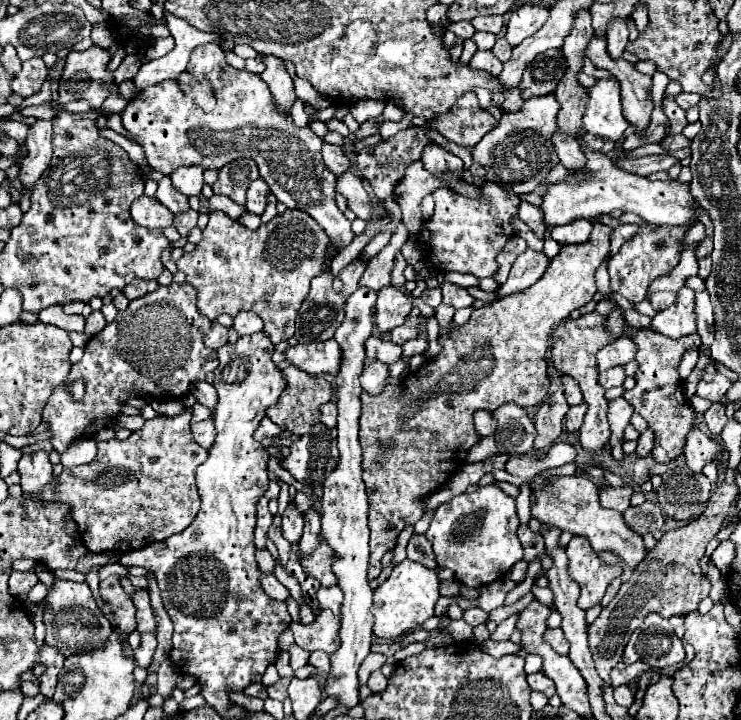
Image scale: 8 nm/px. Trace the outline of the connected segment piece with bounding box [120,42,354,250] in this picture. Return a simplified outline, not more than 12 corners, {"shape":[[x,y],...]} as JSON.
{"shape":[[220,44],[194,48],[204,112],[174,80],[120,114],[154,170],[252,158],[278,202],[352,242],[322,138],[278,114]]}

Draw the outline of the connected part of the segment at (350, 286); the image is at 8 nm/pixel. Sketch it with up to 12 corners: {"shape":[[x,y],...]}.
{"shape":[[354,260],[340,272],[342,298],[358,288],[364,266]]}

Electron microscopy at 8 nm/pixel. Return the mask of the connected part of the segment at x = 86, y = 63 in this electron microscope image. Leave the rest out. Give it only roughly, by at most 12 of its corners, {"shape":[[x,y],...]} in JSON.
{"shape":[[72,50],[58,104],[86,100],[100,110],[112,82],[108,50]]}

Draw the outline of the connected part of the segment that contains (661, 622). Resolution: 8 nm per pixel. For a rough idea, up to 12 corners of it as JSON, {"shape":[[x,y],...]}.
{"shape":[[648,614],[622,662],[668,668],[684,646],[666,618]]}

